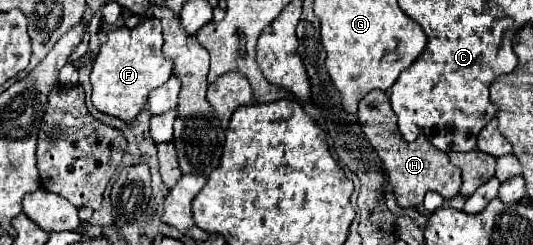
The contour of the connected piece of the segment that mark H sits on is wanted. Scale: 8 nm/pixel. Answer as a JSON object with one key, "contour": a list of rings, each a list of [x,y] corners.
{"contour":[[[382,90],[368,92],[358,104],[358,118],[362,132],[366,134],[370,146],[378,152],[384,170],[388,174],[388,182],[396,194],[398,206],[416,208],[422,204],[426,192],[438,192],[444,198],[454,198],[460,190],[460,170],[450,164],[448,156],[438,150],[426,136],[418,136],[414,142],[406,142],[396,126],[396,114],[390,106],[388,94]]]}

